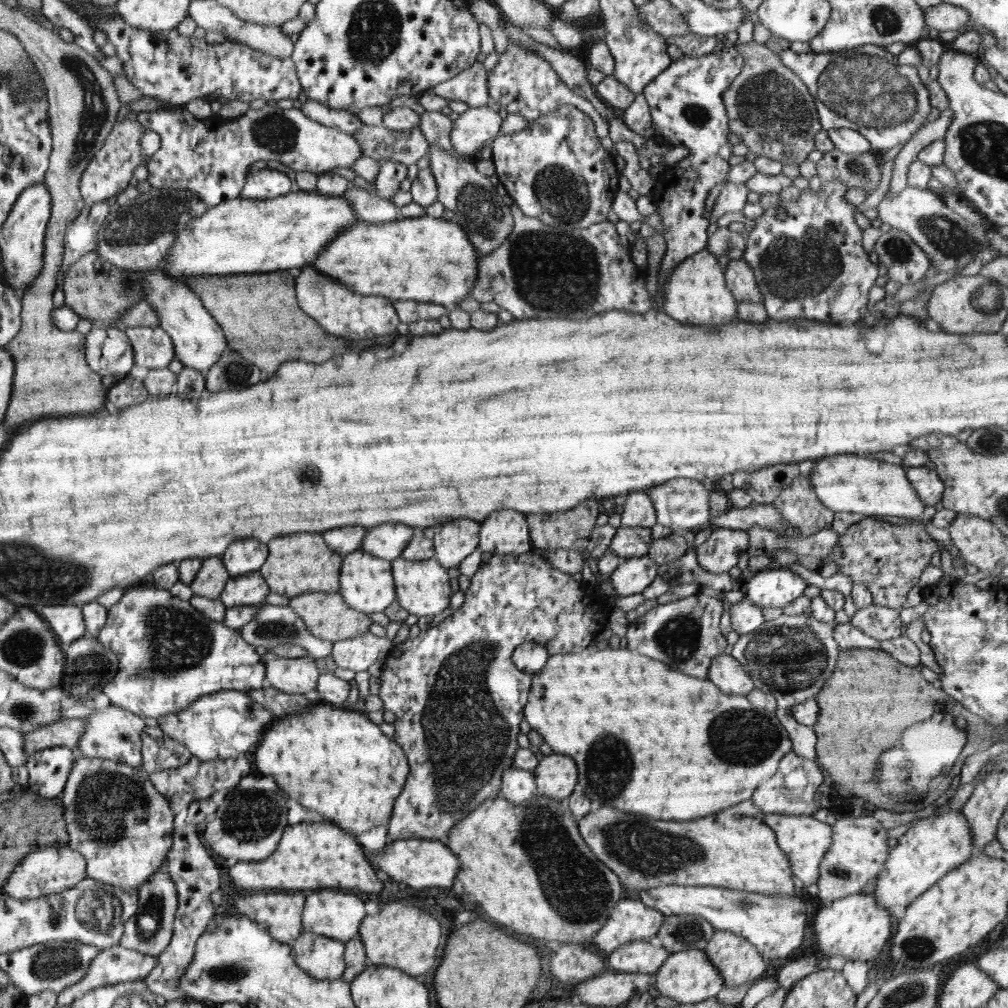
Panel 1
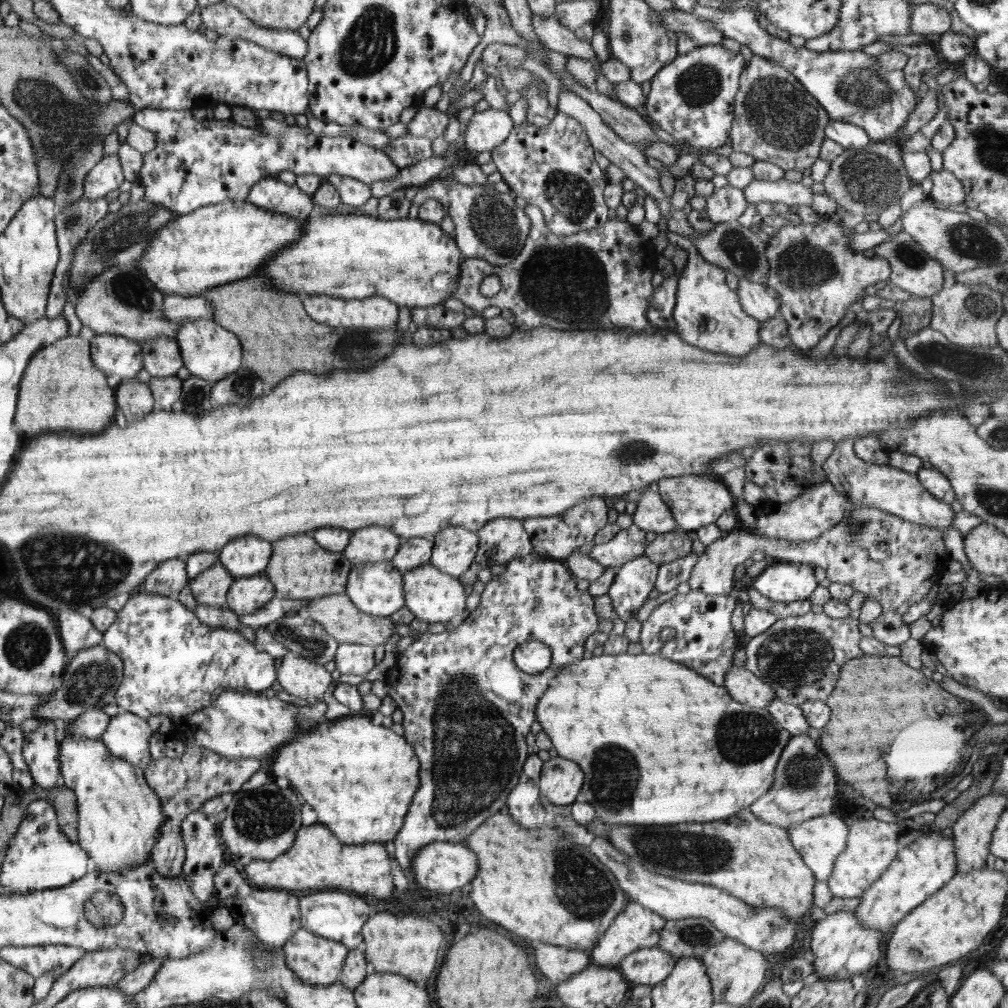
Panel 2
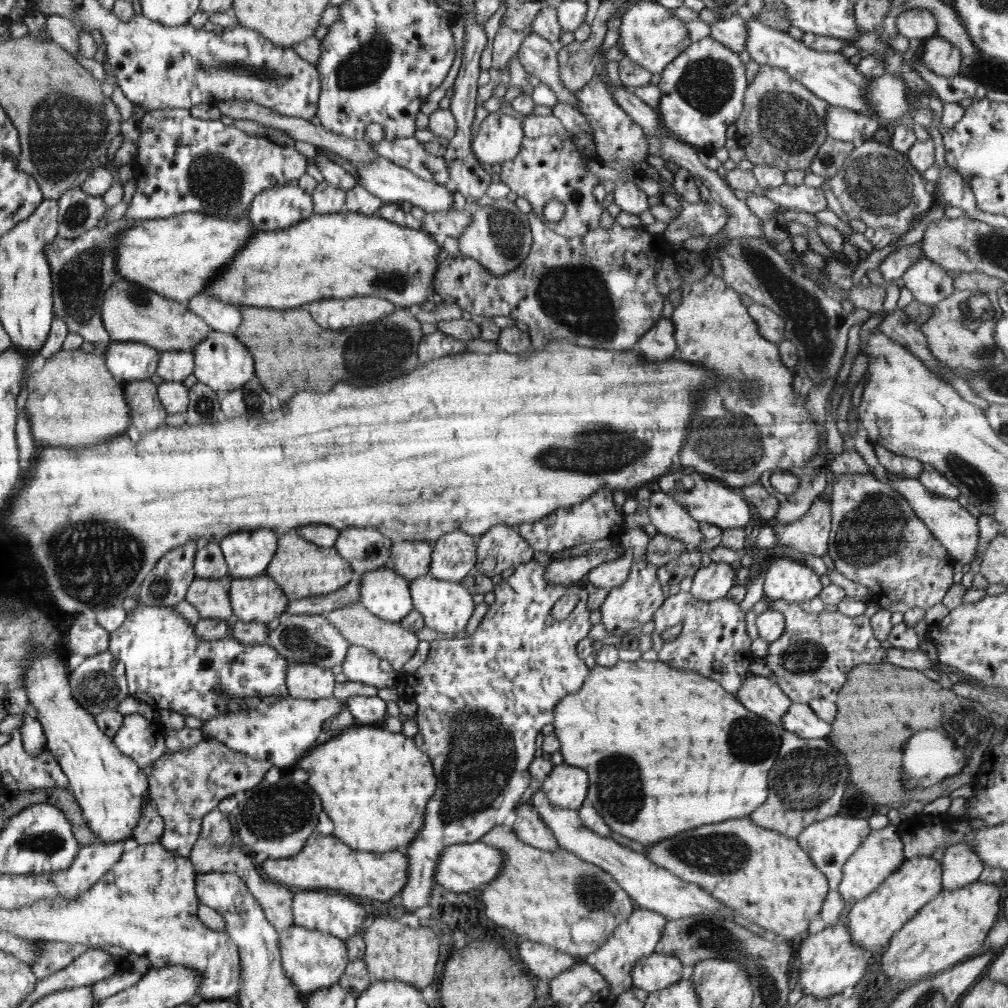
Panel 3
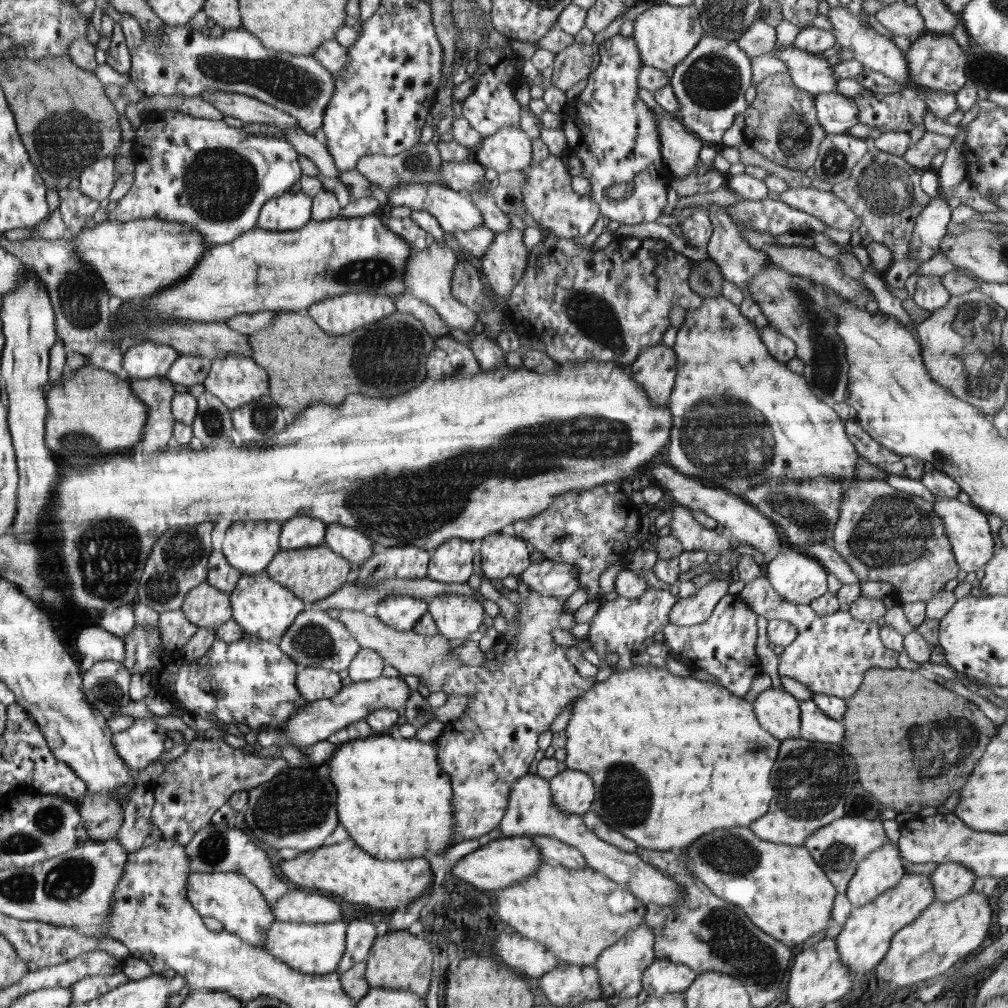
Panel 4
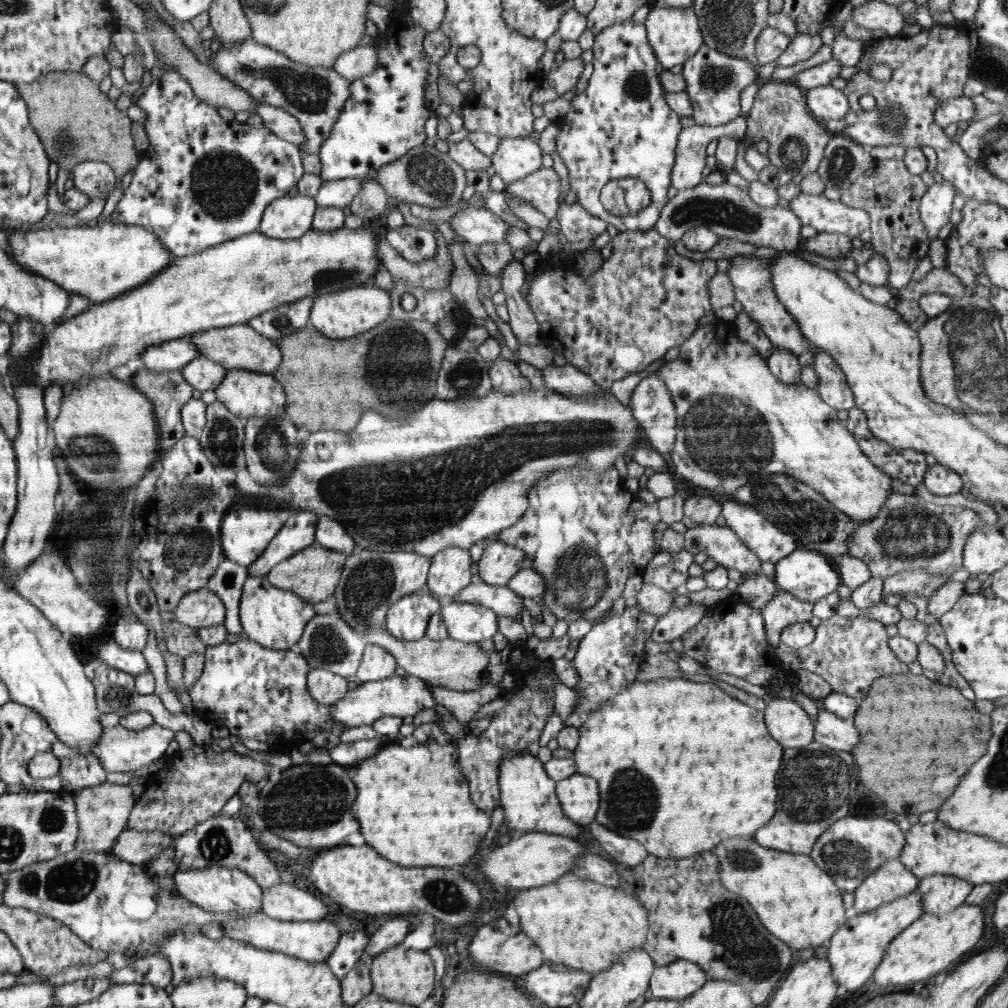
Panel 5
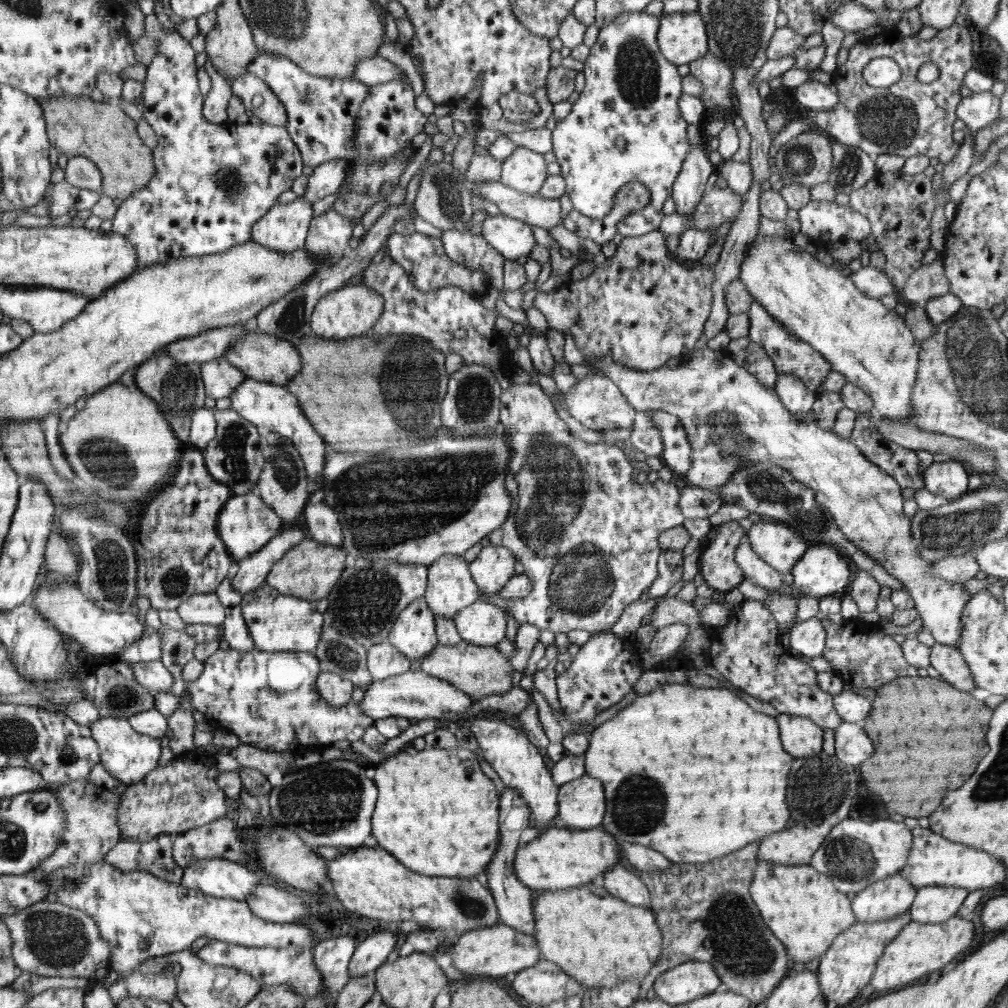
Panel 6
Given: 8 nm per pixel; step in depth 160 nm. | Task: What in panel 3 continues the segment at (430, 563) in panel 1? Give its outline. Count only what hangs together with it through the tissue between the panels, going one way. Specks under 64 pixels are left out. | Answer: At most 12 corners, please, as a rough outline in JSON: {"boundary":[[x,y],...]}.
{"boundary":[[412,579],[413,608],[442,637],[465,630],[476,606],[466,588]]}

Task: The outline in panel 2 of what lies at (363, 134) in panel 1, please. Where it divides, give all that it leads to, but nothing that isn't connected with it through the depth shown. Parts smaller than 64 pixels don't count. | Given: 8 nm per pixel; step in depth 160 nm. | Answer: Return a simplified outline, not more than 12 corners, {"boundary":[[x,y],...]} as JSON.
{"boundary":[[407,134],[383,151],[402,169],[430,158],[431,140]]}

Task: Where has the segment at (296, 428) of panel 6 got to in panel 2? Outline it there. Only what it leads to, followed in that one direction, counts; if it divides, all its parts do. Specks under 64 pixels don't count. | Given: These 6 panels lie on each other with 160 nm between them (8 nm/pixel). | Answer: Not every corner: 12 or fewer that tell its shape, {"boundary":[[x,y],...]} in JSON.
{"boundary":[[213,320],[176,336],[191,375],[225,379],[244,366],[240,338]]}

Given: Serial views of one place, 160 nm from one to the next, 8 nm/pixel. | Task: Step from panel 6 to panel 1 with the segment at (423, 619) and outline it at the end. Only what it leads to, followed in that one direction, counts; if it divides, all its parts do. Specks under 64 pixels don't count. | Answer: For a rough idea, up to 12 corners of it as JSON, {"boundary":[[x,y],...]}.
{"boundary":[[345,555],[338,592],[367,615],[397,600],[391,561]]}

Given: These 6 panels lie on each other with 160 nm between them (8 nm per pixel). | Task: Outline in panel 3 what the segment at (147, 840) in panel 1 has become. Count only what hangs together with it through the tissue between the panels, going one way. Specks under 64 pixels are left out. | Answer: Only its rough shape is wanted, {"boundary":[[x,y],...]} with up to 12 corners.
{"boundary":[[29,656],[24,690],[100,843],[133,839],[149,780]]}

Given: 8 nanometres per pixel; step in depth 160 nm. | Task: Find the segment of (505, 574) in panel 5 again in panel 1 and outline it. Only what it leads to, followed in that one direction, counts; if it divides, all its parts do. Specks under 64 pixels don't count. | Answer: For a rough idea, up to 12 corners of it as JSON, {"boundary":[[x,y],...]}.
{"boundary":[[494,511],[480,525],[483,552],[533,550],[524,513]]}

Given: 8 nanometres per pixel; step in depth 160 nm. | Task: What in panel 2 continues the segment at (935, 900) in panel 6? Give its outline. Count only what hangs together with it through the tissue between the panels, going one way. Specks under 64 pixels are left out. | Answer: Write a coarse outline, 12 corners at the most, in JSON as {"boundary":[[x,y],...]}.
{"boundary":[[990,791],[953,824],[958,873],[986,866],[1006,794]]}

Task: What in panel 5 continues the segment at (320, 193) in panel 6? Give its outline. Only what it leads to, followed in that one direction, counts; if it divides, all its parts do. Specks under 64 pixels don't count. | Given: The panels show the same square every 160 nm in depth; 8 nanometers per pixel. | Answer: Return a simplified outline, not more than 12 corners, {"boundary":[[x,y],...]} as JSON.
{"boundary":[[392,11],[351,81],[322,180],[366,177],[427,138],[427,32]]}

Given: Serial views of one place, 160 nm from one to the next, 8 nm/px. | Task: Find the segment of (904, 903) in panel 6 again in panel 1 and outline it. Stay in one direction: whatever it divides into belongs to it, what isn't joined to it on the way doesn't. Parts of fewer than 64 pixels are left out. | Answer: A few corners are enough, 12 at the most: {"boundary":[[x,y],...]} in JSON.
{"boundary":[[876,817],[831,825],[818,898],[859,893],[885,868],[888,830]]}

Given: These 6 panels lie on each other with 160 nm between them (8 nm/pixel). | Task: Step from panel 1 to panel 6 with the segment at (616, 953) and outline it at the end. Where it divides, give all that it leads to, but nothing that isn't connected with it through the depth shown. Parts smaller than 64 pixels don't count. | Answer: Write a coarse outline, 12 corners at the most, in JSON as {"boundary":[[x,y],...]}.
{"boundary":[[690,961],[650,983],[676,1006],[722,988],[710,963]]}

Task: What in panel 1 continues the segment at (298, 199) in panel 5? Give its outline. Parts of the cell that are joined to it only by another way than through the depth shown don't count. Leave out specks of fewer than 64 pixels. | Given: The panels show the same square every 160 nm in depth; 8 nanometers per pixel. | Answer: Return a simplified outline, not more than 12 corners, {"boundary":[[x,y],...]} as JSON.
{"boundary":[[250,171],[241,197],[277,199],[290,192],[283,171]]}

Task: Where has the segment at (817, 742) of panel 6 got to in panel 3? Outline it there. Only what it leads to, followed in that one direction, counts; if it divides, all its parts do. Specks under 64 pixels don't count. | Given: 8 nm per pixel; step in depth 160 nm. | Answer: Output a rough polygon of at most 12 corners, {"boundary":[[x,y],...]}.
{"boundary":[[750,673],[734,695],[784,730],[792,702],[774,680]]}

